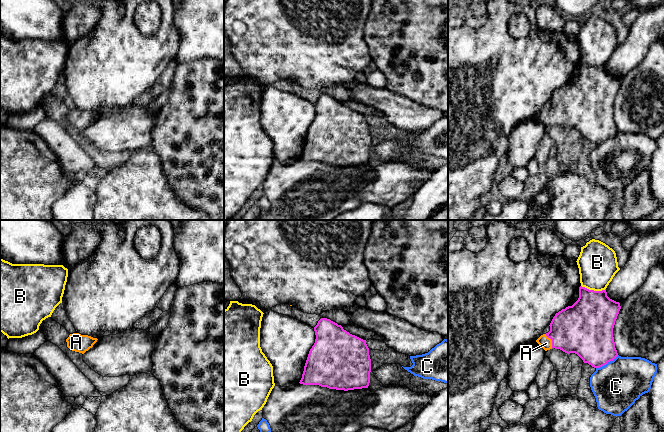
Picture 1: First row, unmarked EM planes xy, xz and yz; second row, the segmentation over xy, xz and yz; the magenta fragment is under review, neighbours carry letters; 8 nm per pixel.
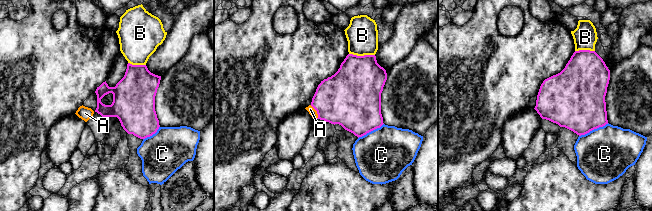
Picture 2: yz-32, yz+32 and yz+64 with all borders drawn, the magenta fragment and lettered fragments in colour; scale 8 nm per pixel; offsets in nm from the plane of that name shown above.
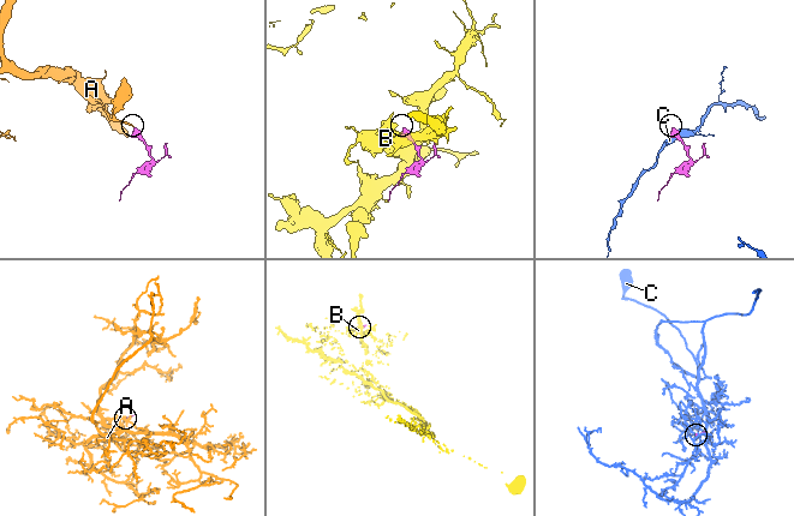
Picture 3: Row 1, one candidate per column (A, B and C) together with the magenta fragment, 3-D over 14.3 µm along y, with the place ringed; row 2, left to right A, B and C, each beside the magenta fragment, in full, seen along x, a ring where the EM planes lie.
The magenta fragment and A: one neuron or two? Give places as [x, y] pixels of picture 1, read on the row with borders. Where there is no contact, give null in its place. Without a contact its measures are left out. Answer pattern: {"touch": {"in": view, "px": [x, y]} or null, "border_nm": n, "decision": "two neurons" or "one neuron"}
{"touch": {"in": "yz", "px": [552, 341]}, "border_nm": 130, "decision": "one neuron"}

